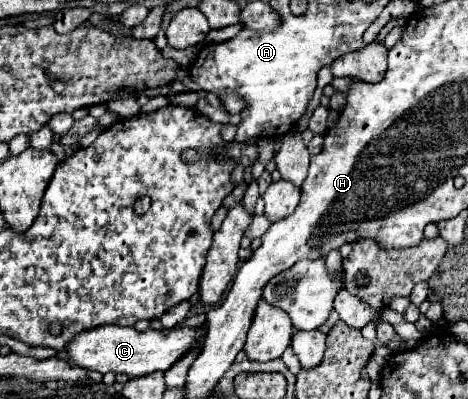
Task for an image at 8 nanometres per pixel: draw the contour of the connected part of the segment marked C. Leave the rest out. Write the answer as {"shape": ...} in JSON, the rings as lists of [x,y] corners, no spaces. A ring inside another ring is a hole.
{"shape":[[[107,324],[103,328],[93,328],[89,332],[79,332],[71,344],[67,344],[65,352],[71,364],[85,368],[85,370],[97,370],[101,374],[115,372],[115,374],[127,374],[129,378],[145,376],[151,372],[165,372],[171,368],[173,362],[177,362],[187,350],[191,350],[191,344],[199,338],[199,328],[171,328],[171,330],[153,330],[147,328],[145,332],[137,332],[135,328],[121,328],[115,324]]]}

